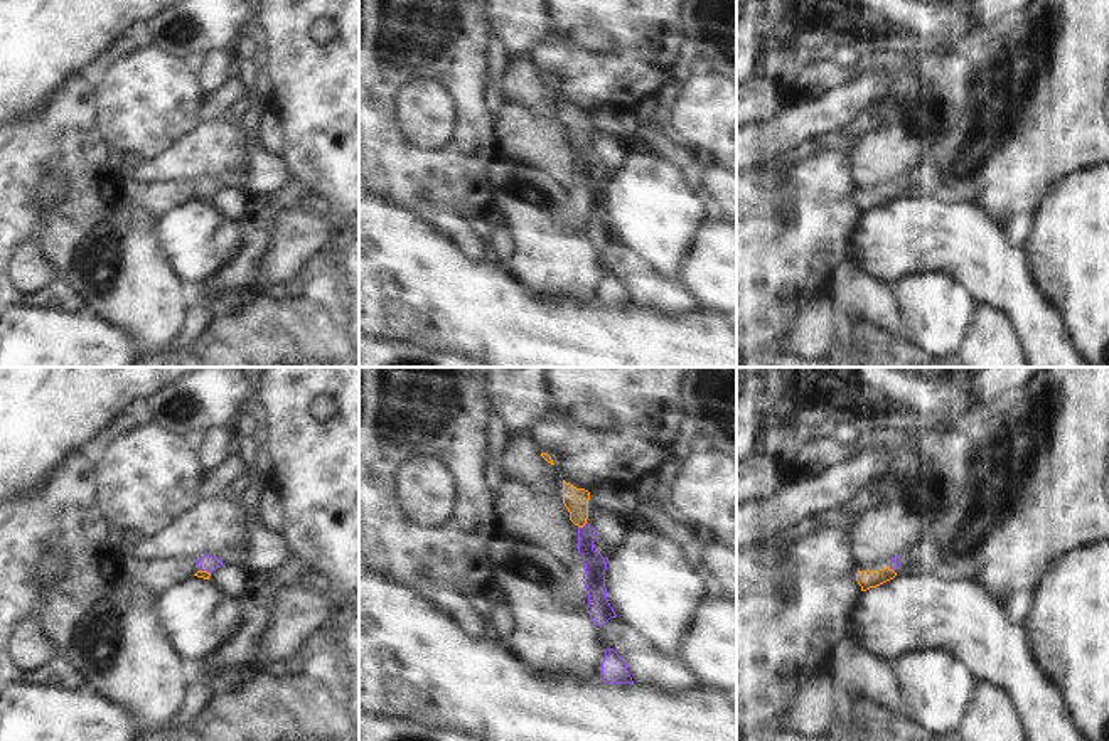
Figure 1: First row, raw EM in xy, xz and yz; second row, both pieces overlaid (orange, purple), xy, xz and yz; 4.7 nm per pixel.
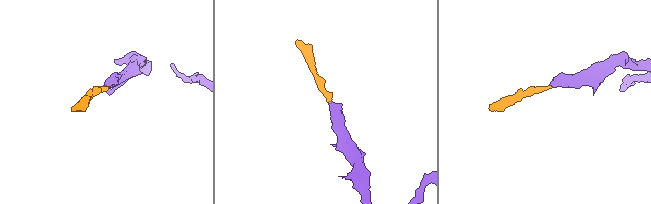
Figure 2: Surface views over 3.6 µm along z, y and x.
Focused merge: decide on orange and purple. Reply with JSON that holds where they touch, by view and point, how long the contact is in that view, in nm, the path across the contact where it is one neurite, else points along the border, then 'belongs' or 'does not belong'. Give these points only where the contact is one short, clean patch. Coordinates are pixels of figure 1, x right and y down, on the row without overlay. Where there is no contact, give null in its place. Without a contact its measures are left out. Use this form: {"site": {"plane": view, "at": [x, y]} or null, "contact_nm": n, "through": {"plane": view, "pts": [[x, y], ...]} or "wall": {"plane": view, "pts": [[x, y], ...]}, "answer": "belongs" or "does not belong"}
{"site": {"plane": "xz", "at": [582, 149]}, "contact_nm": 50, "through": {"plane": "xz", "pts": [[575, 122], [582, 149], [585, 172], [595, 187]]}, "answer": "belongs"}

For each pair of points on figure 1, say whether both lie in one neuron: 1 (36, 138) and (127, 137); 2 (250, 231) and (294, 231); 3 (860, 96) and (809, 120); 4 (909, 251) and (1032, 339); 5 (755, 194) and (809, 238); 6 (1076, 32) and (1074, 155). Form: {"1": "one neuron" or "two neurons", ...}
{"1": "two neurons", "2": "two neurons", "3": "one neuron", "4": "one neuron", "5": "one neuron", "6": "one neuron"}

